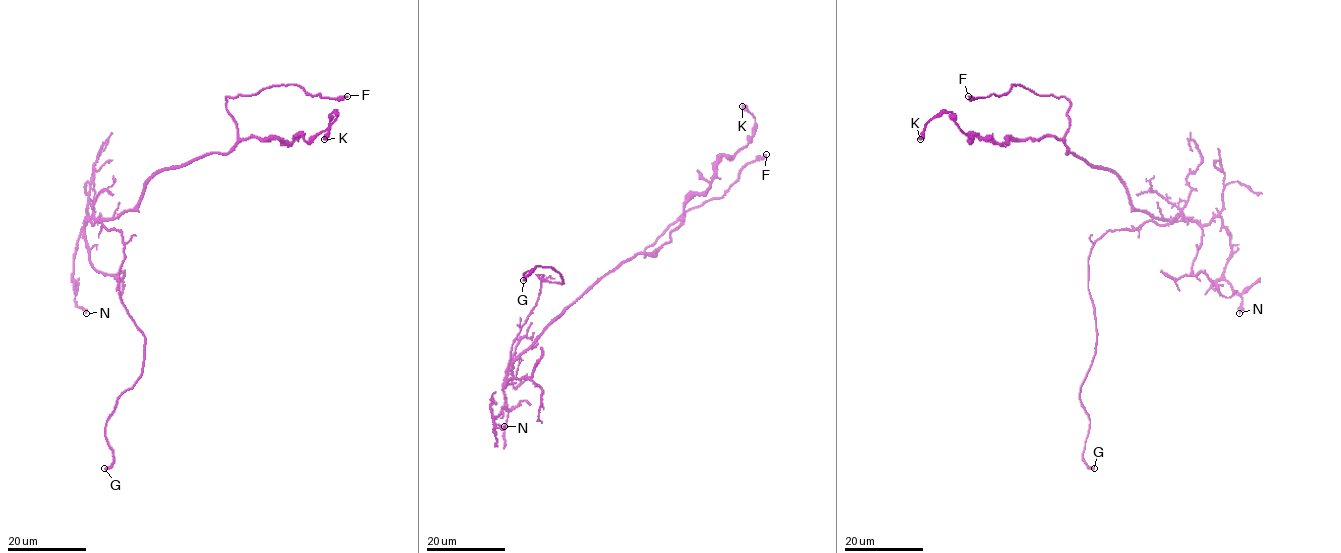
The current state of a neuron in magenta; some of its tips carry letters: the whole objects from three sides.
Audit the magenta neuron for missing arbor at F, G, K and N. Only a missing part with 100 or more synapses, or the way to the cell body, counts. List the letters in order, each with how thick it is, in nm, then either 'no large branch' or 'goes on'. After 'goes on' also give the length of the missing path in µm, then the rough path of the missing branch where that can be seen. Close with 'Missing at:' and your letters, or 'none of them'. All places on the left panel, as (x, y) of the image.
F: 260 nm | no large branch
G: 340 nm | goes on | 3 µm
K: 600 nm | no large branch
N: 190 nm | no large branch
Missing at: G

